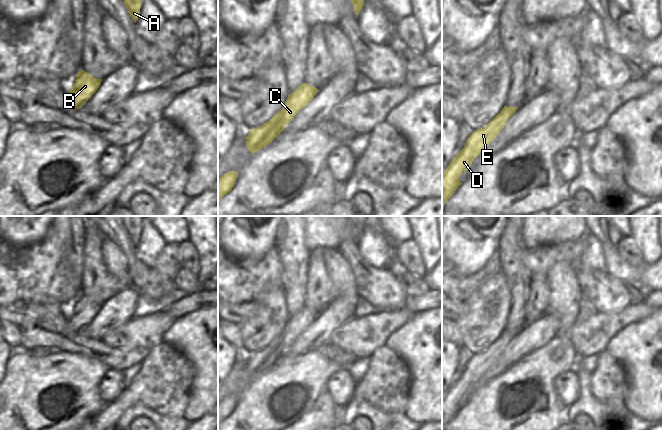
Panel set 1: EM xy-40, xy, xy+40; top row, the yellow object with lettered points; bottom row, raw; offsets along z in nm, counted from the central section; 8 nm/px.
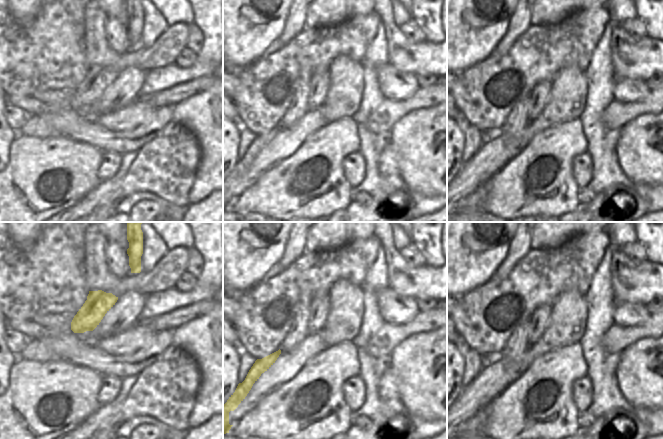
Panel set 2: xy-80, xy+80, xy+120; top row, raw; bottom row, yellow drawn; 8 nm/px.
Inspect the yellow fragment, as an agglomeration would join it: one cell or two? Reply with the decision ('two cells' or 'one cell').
one cell

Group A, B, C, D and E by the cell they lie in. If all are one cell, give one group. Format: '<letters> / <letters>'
A B C D E

